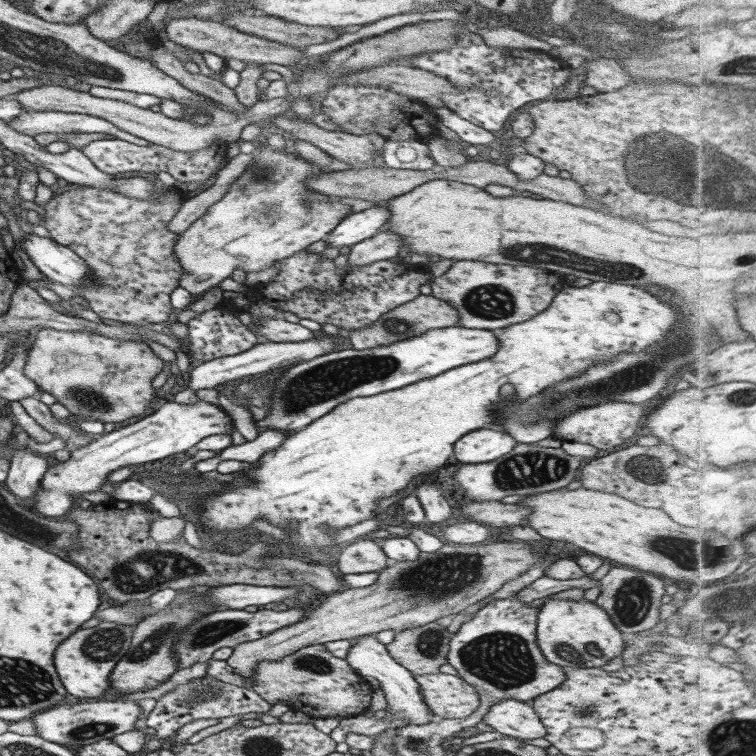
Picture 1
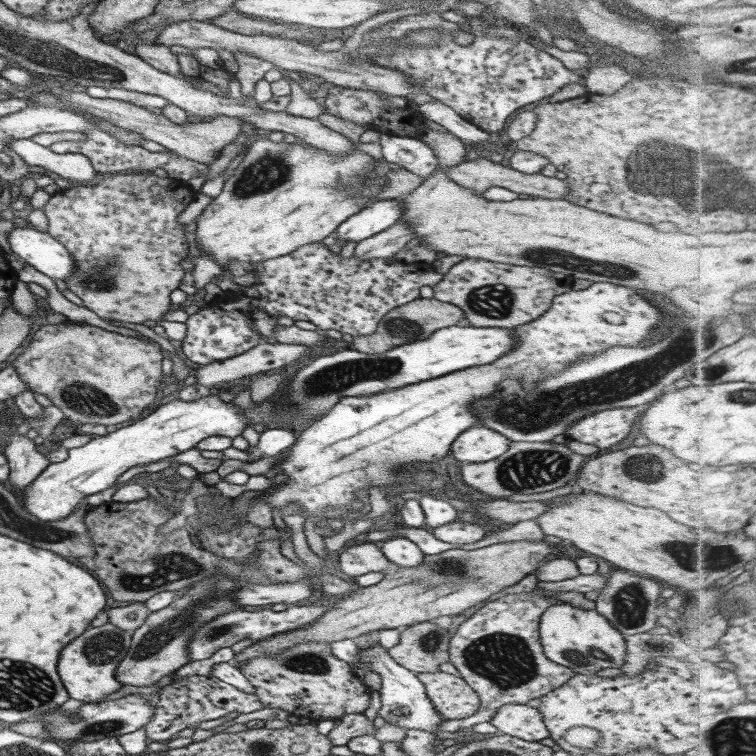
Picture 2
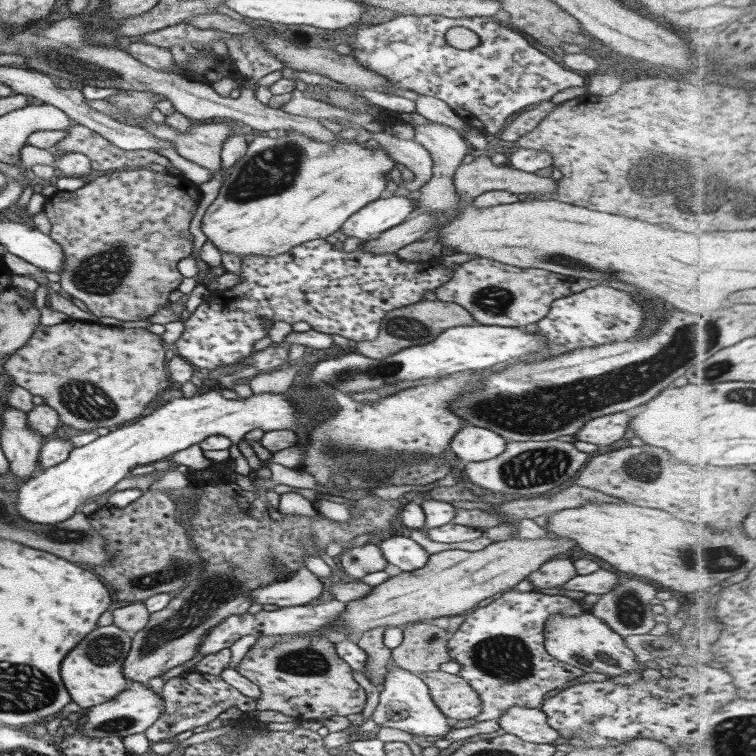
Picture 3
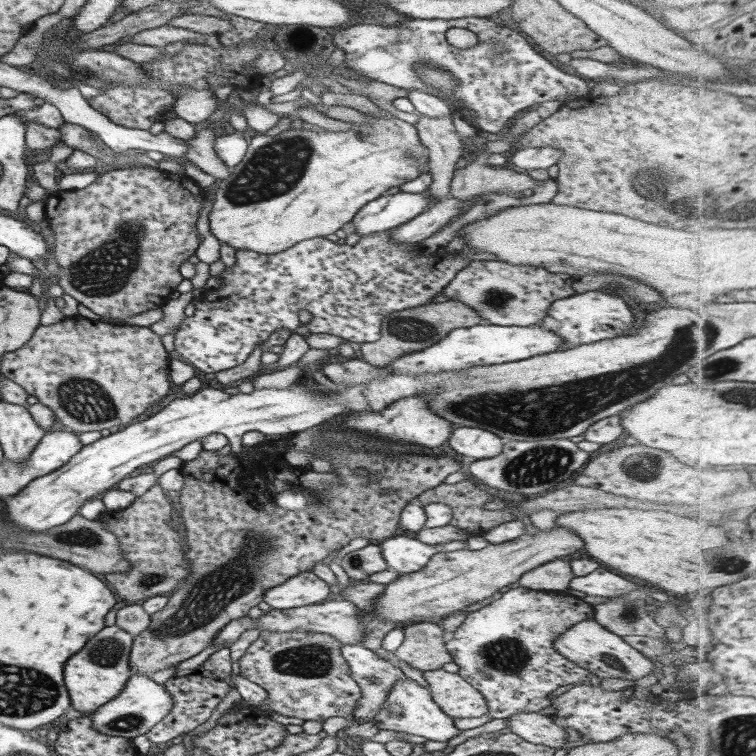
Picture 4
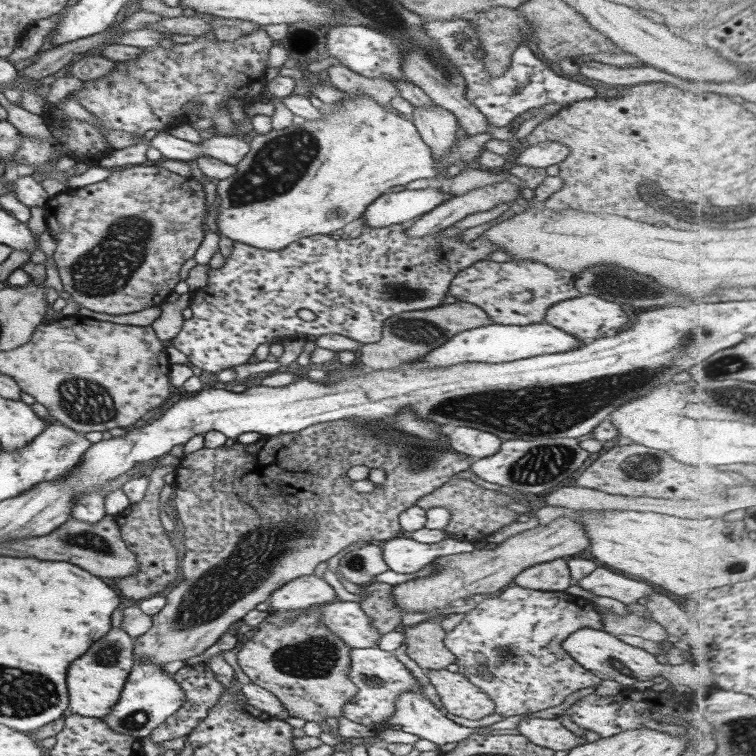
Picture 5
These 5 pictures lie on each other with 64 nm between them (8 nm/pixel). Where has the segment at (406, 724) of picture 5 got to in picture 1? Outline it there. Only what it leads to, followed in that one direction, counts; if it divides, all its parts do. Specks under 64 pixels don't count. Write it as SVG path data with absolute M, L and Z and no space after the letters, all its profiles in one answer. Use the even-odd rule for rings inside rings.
M373 636L362 637L359 642L352 644L345 660L355 674L363 678L373 677L377 679L387 703L384 712L389 712L392 718L401 718L401 720L405 720L407 724L413 724L413 726L421 726L421 724L427 724L435 719L424 704L419 683L415 681L414 675L395 660L392 660L383 644L379 644Z

